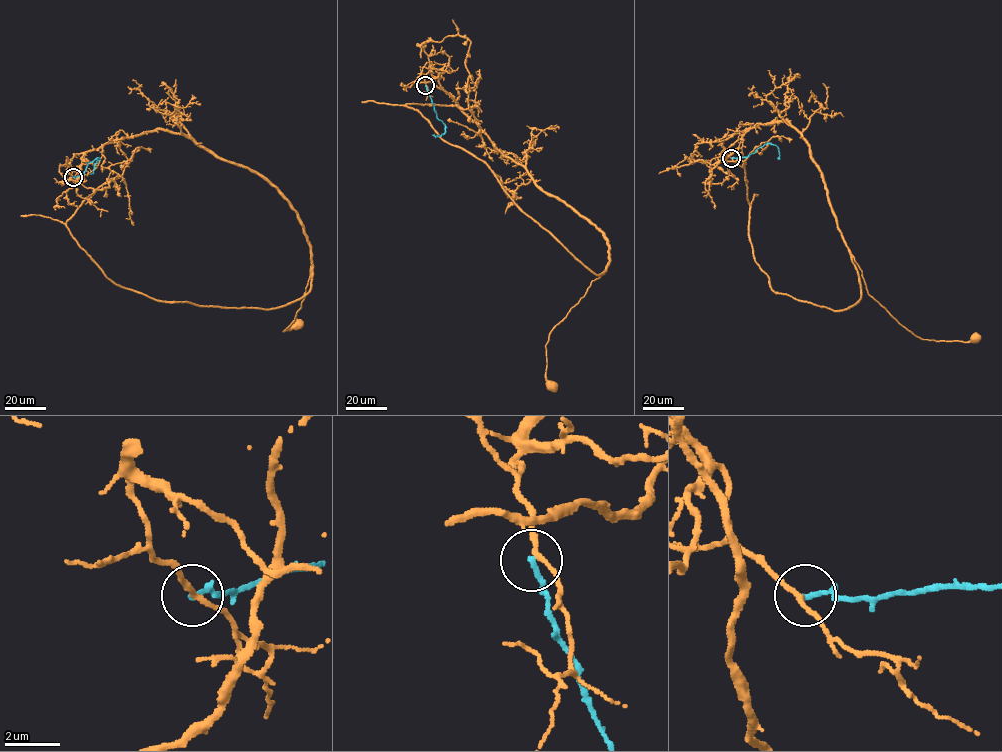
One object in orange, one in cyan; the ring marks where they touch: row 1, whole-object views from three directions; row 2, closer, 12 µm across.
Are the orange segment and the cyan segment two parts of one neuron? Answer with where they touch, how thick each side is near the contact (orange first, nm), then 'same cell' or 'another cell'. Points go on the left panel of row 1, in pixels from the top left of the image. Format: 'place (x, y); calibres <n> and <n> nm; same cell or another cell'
place (73, 177); calibres 180 and 190 nm; another cell

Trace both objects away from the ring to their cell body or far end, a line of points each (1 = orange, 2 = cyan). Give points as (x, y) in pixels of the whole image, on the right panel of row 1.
1: (731, 157), (718, 141), (725, 135), (786, 120), (821, 172), (868, 294), (923, 339), (974, 336)
2: (731, 157), (747, 157), (768, 143), (778, 148), (778, 159)

